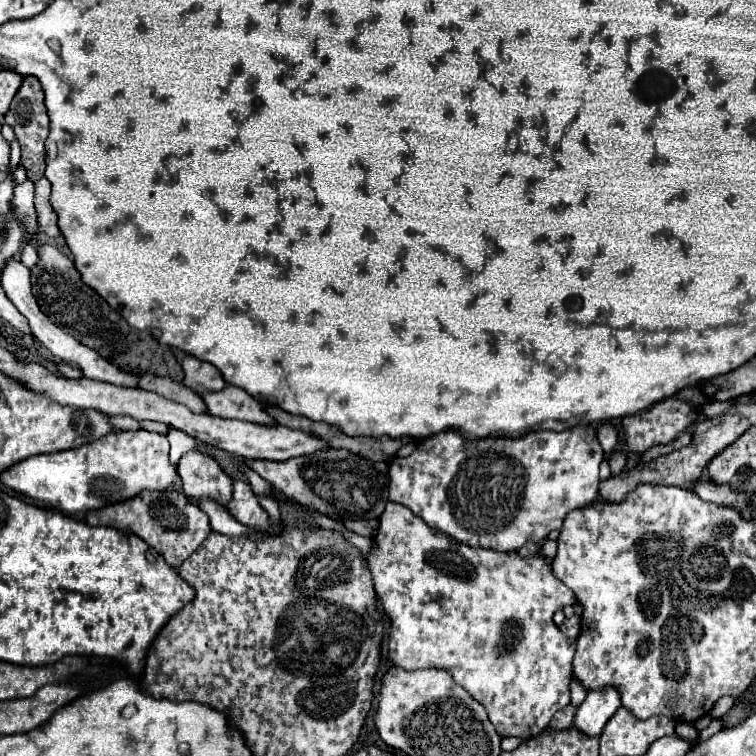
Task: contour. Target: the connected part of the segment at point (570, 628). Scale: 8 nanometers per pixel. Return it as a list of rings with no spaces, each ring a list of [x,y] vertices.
[[[572,616],[564,622],[564,628],[560,628],[566,636],[570,636],[570,640],[576,640],[578,638],[578,632],[580,632],[580,618],[578,616]]]

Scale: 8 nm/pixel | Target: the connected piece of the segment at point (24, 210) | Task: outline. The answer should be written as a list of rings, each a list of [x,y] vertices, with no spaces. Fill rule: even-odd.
[[[26,178],[22,184],[14,188],[14,206],[16,206],[16,214],[28,220],[26,228],[30,230],[30,236],[36,234],[38,224],[36,224],[36,212],[34,212],[34,182],[30,178]]]

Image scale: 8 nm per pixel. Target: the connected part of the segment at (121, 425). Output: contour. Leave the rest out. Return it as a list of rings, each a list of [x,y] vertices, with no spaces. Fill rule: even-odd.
[[[108,416],[108,422],[110,422],[114,428],[120,430],[138,430],[138,428],[140,428],[140,424],[130,416]]]

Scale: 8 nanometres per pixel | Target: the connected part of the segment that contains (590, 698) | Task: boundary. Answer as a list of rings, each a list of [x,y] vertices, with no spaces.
[[[600,688],[600,690],[590,690],[586,700],[578,706],[576,718],[574,718],[574,728],[578,728],[584,734],[600,736],[602,728],[606,722],[614,716],[614,712],[622,706],[620,694],[616,688]]]

